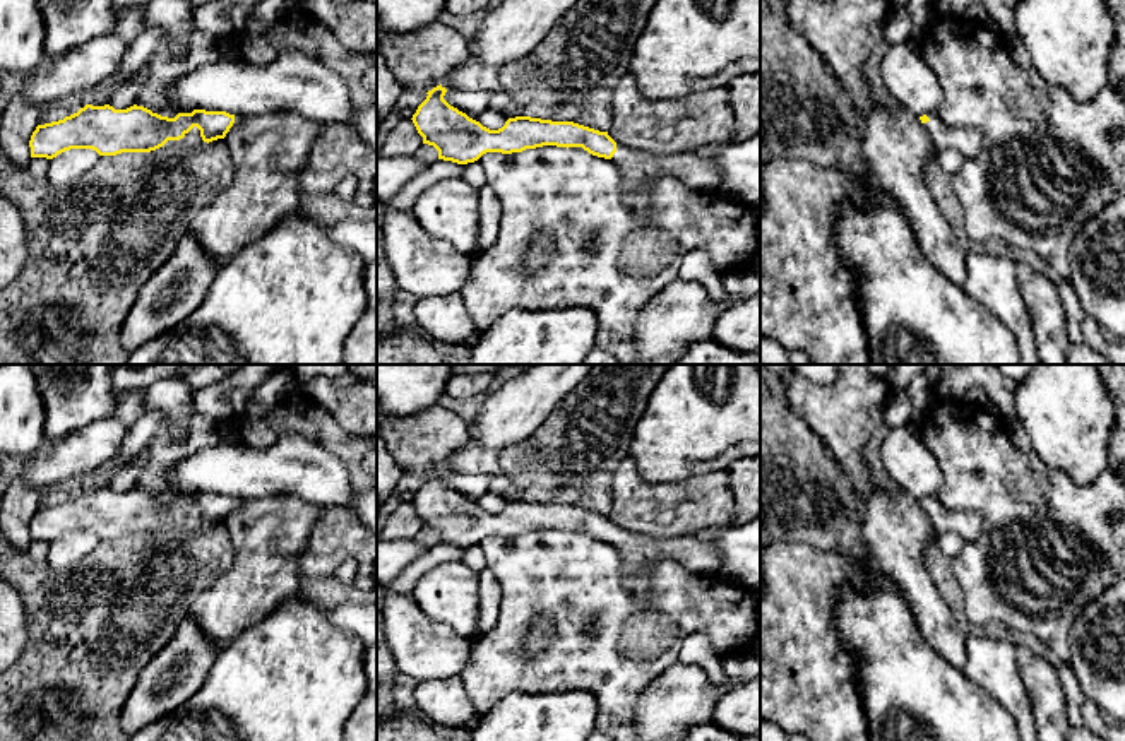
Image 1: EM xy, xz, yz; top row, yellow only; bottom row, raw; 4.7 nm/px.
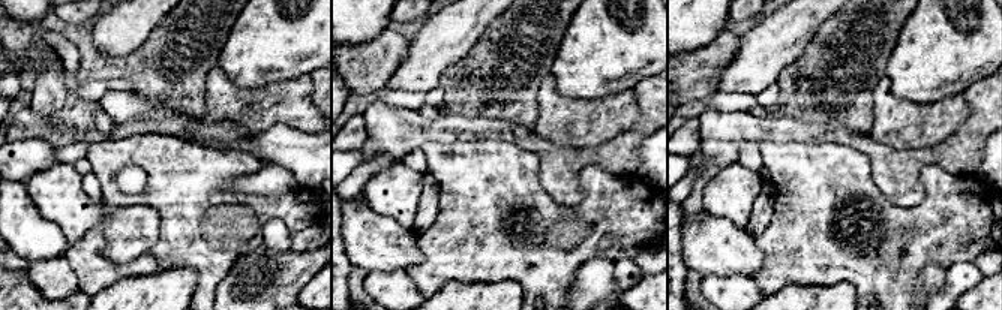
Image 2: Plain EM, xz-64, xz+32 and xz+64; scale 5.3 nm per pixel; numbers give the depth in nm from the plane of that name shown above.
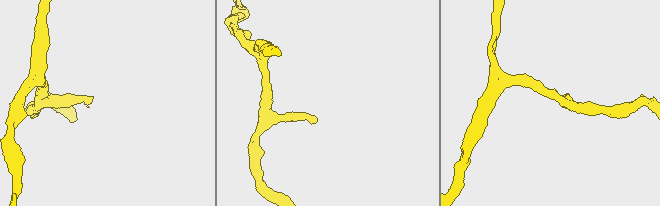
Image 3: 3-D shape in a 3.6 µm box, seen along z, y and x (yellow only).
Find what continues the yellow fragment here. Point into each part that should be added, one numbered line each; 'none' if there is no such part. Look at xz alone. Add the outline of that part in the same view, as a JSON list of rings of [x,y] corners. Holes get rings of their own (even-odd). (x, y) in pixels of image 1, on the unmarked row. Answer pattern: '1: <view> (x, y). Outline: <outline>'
1: xz (697, 553). Outline: [[[728,525],[704,529],[676,539],[647,537],[616,527],[611,546],[616,548],[623,558],[622,585],[635,599],[649,601],[652,594],[649,568],[661,560],[675,560],[693,573],[717,573],[721,568],[721,556],[714,548],[714,537],[723,527]]]

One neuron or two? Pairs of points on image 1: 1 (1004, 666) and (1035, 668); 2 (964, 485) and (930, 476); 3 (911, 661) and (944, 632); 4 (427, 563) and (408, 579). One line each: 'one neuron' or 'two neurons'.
1: two neurons
2: two neurons
3: two neurons
4: one neuron

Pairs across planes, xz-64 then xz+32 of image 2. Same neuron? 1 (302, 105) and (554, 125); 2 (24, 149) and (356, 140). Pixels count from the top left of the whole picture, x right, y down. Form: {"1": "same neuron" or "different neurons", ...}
{"1": "same neuron", "2": "different neurons"}

